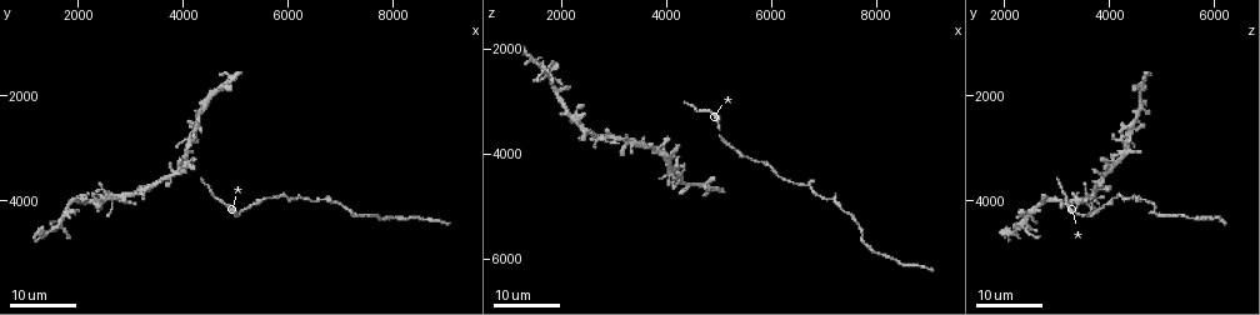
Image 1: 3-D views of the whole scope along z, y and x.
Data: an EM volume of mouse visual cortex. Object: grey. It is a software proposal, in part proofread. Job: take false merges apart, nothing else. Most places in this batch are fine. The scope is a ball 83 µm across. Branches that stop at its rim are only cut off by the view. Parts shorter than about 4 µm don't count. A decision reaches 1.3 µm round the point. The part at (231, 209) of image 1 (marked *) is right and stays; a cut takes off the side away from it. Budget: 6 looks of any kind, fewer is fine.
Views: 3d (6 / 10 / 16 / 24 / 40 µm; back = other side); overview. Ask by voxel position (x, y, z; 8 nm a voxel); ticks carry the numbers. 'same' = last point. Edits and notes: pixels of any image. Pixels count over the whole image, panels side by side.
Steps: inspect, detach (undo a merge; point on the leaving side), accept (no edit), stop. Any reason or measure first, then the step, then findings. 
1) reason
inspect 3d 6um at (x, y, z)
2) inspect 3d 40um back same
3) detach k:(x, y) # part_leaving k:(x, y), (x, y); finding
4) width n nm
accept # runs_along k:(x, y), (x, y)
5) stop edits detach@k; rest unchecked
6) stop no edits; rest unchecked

calibre changes
inspect 3d 16um at (5350, 4100, 3900)

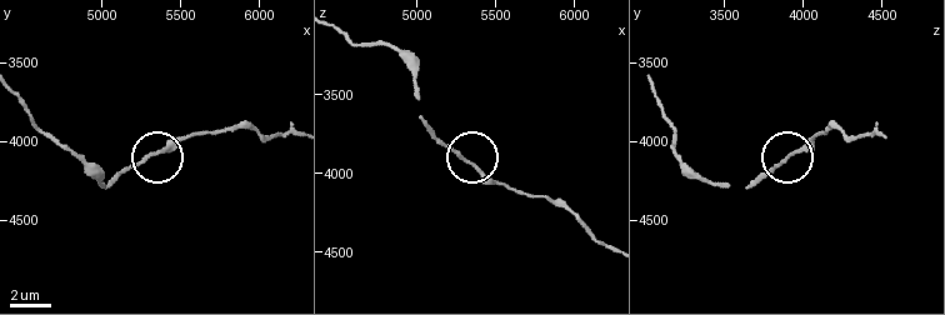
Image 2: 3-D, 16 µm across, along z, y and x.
inspect 3d 6um at (5360, 4060, 3920)

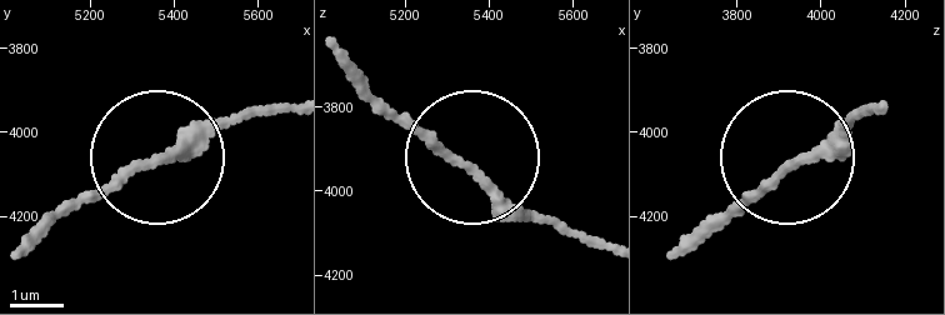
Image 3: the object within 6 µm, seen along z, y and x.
accept # continuous, no second neuron

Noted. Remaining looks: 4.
looks like a crossing
inspect 3d 16um at (3850, 3500, 4000)

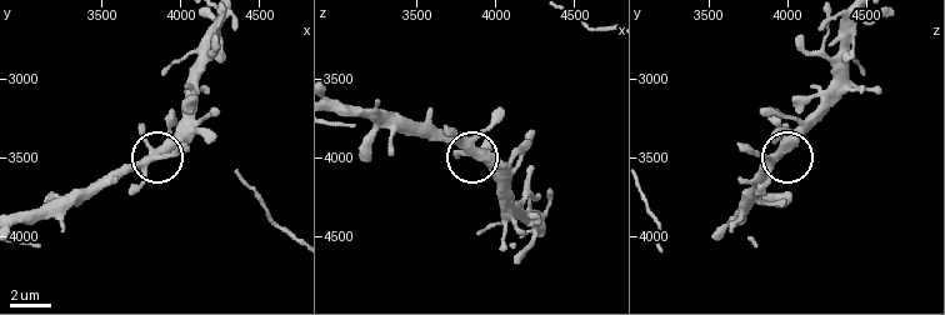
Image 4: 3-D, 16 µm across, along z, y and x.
inspect 3d 6um at (3820, 3500, 3940)

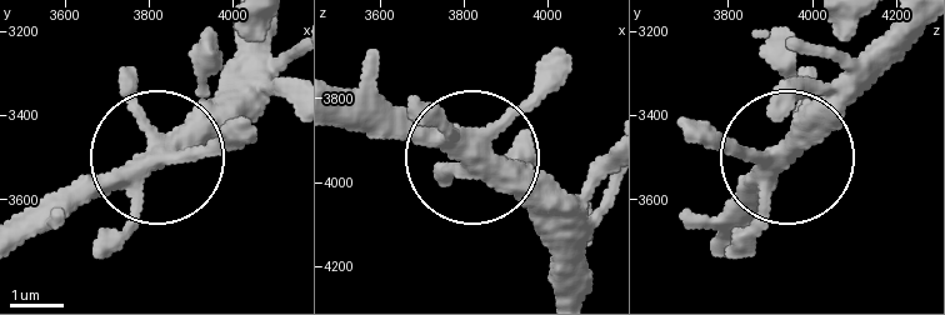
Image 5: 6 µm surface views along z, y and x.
from behind
inspect 3d 6um back at (3825, 3485, 3945)

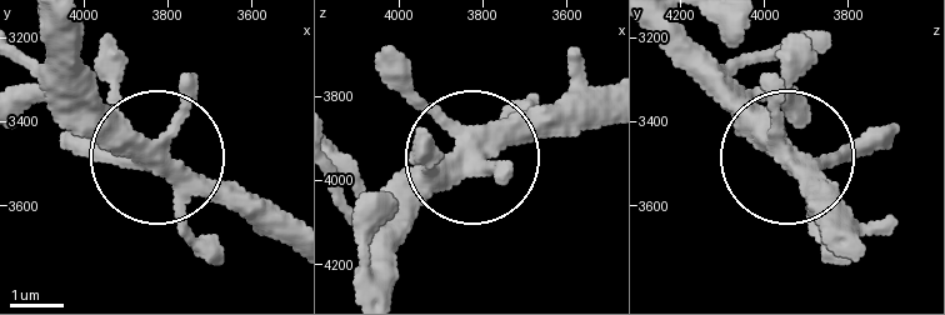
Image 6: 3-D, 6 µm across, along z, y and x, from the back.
width 360 nm
accept # one neuron here

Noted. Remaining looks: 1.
stop no edits; rest unchecked

